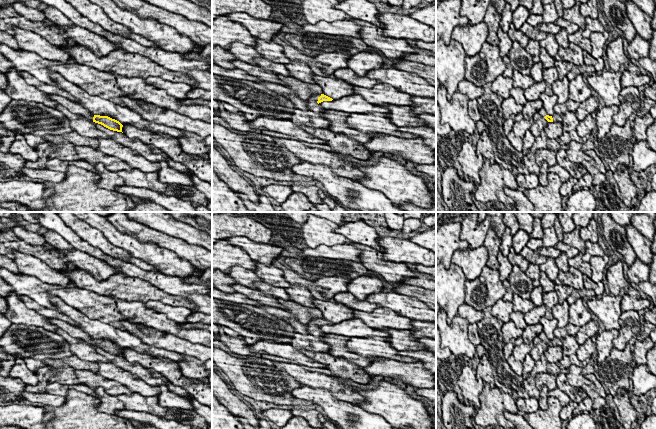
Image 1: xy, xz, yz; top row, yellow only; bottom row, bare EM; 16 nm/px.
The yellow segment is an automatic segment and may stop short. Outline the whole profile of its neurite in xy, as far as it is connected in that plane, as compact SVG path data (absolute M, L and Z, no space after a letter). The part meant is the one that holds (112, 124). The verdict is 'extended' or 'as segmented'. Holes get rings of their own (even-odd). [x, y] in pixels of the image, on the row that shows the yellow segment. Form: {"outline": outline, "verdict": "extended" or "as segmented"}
{"outline": "M49 95L49 97L52 100L55 100L59 104L61 104L62 106L64 106L65 108L67 108L70 112L74 114L81 115L84 118L87 118L88 120L93 121L95 123L101 124L110 130L122 132L123 125L115 119L112 119L108 116L94 115L80 104L75 103L65 97L58 95Z", "verdict": "extended"}

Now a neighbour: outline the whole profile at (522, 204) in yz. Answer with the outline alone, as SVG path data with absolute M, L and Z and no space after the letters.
M504 187L504 192L515 201L515 206L519 212L534 212L534 206L524 195L523 189L513 190Z

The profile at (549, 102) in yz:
M542 92L539 96L542 101L543 108L546 110L549 116L554 115L554 106L557 104L557 96L555 94L549 96L545 92Z

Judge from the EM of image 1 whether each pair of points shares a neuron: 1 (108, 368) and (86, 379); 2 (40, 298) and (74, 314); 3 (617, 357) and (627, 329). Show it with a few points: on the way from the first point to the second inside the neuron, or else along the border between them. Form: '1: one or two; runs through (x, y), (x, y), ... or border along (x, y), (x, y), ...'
1: two; border along (98, 373), (120, 383)
2: two; border along (49, 294), (49, 299), (56, 308)
3: two; border along (628, 342), (623, 349), (613, 347)

